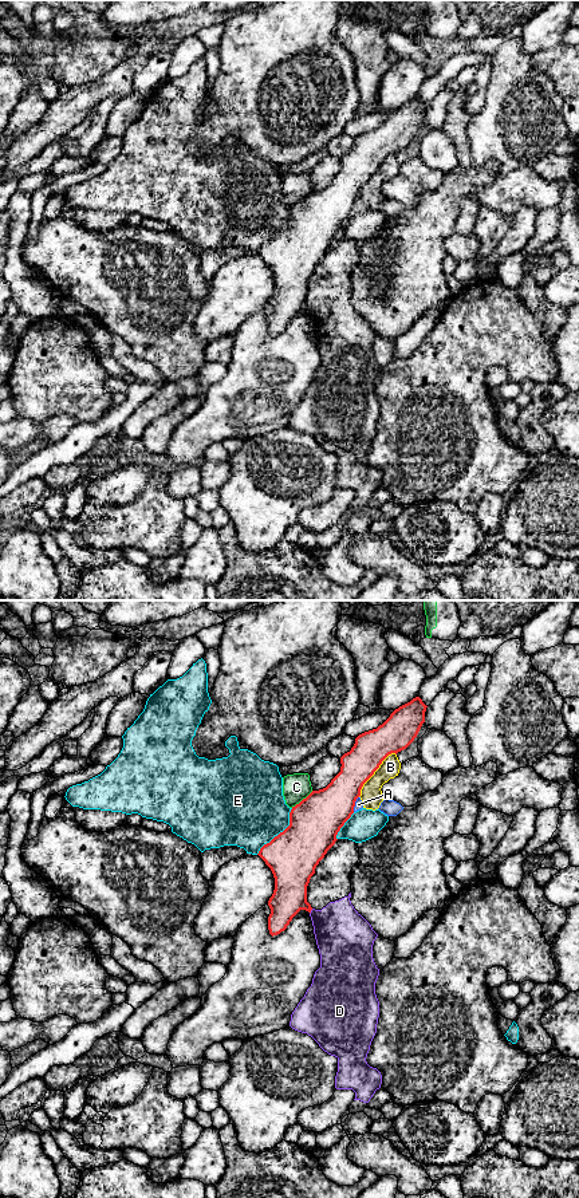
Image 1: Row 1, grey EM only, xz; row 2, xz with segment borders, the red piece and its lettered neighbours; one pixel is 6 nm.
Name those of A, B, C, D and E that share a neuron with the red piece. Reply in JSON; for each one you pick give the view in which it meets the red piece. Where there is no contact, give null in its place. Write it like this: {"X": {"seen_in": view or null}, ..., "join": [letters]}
{"join": []}

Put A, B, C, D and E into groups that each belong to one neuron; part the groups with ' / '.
A / B / C / D / E

